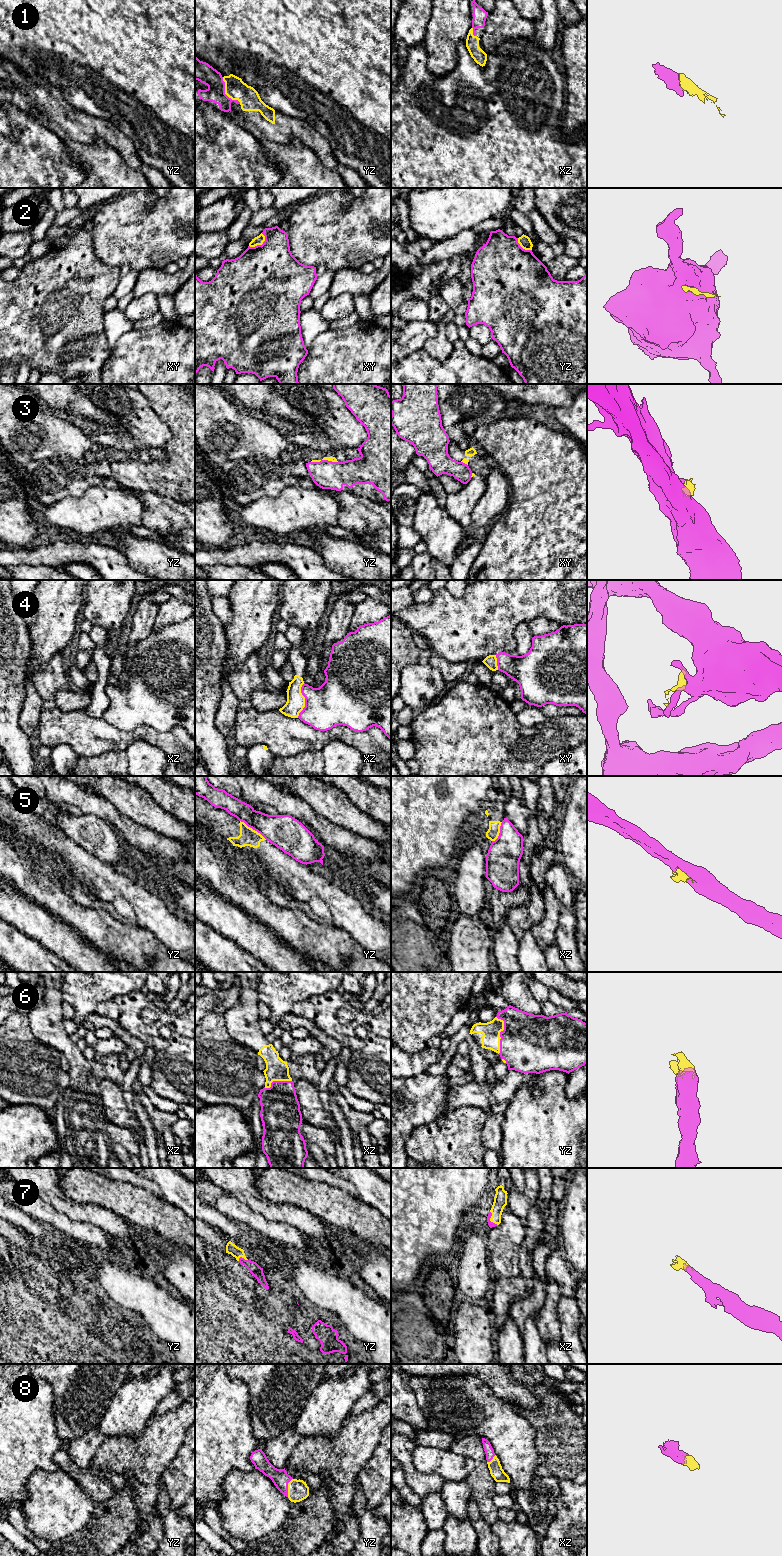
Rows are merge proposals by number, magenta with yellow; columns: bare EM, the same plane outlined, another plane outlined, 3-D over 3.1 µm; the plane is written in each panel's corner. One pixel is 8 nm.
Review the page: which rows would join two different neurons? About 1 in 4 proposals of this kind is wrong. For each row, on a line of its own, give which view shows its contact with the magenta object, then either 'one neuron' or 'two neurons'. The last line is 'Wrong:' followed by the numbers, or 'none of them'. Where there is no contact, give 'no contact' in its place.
1: yz | one neuron
2: xy | two neurons
3: yz | two neurons
4: xz | two neurons
5: yz | two neurons
6: yz | one neuron
7: xz | one neuron
8: yz | one neuron
Wrong: 2, 3, 4, 5

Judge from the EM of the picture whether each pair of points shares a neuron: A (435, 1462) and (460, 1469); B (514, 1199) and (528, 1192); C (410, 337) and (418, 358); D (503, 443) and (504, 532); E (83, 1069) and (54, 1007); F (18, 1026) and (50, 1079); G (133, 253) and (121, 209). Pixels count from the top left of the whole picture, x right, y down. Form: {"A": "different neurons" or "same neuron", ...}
{"A": "same neuron", "B": "same neuron", "C": "different neurons", "D": "same neuron", "E": "same neuron", "F": "same neuron", "G": "same neuron"}

